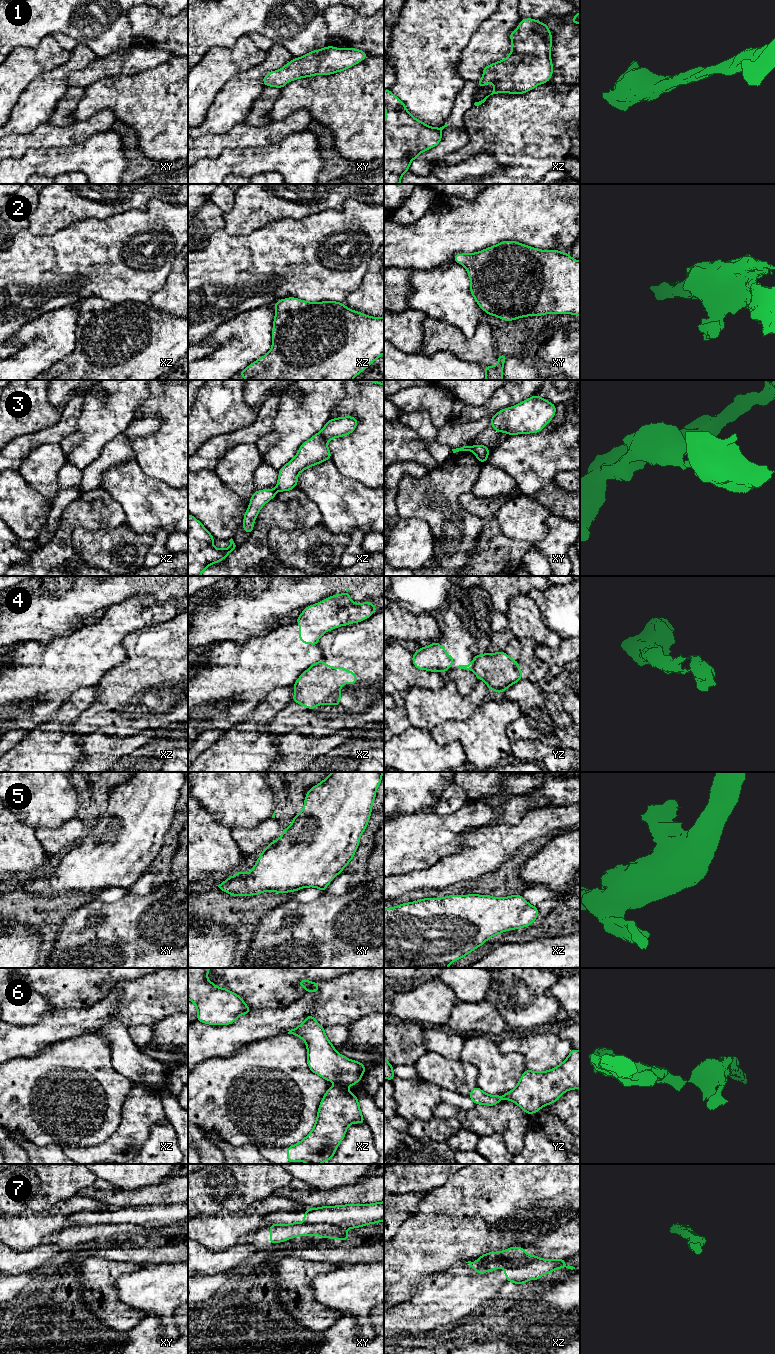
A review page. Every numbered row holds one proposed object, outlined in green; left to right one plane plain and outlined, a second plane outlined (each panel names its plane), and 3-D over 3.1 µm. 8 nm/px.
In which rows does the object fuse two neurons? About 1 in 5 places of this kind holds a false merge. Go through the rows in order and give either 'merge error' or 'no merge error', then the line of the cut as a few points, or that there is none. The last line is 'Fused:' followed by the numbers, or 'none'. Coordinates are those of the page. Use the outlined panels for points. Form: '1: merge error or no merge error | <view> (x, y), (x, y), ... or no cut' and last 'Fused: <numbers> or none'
1: no merge error | no cut
2: no merge error | no cut
3: merge error | xy (472, 446), (470, 449)
4: merge error | yz (472, 662), (473, 669)
5: no merge error | no cut
6: merge error | xz (339, 1085), (341, 1086)
7: merge error | xy (307, 1222), (328, 1223), (345, 1228)
Fused: 3, 4, 6, 7

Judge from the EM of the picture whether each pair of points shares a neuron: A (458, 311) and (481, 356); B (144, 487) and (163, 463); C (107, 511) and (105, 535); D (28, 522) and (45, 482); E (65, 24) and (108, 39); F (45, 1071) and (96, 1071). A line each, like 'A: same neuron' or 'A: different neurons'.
A: different neurons
B: different neurons
C: different neurons
D: different neurons
E: same neuron
F: same neuron

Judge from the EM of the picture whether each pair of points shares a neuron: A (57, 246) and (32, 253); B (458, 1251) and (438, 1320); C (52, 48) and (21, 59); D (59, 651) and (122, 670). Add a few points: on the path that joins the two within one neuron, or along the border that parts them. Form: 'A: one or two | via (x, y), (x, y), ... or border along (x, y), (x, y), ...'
A: one | via (52, 253), (39, 253)
B: two | border along (465, 1261), (459, 1261), (447, 1268)
C: one | via (44, 56), (41, 59), (29, 59)
D: two | border along (116, 665), (97, 684)

